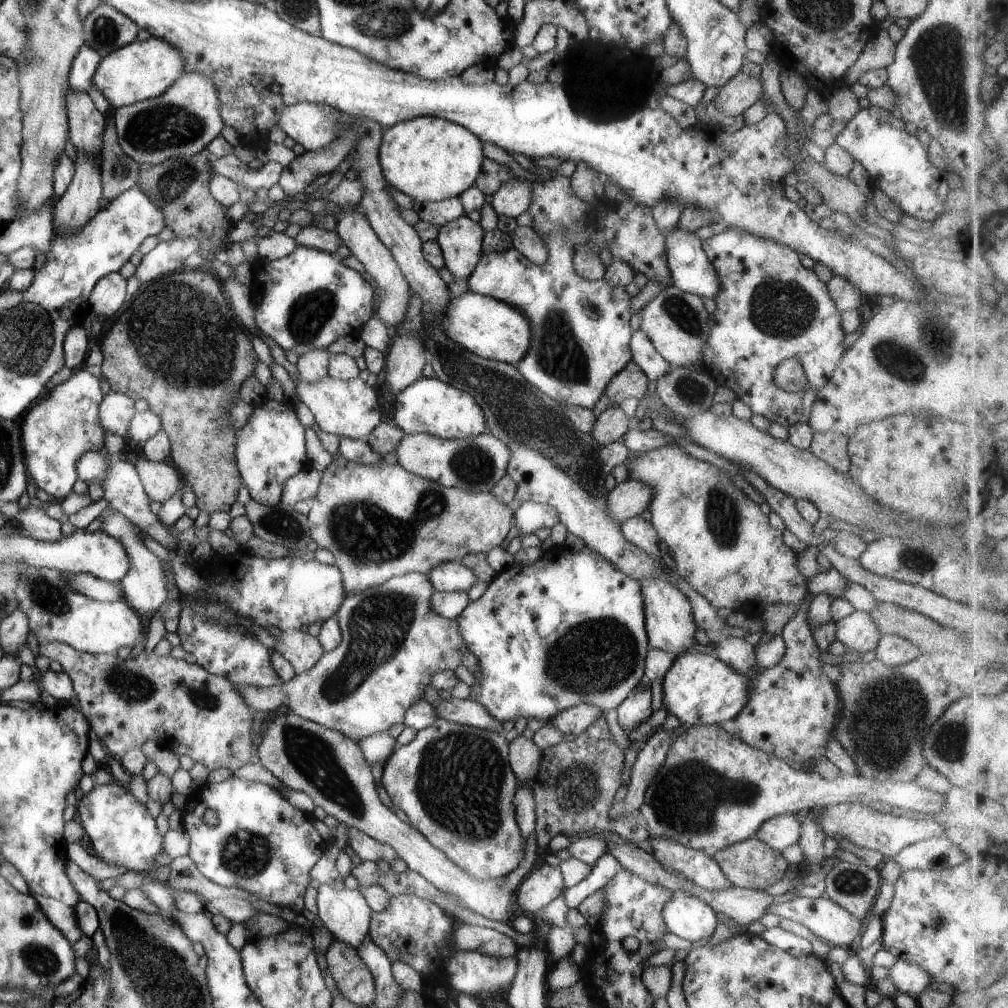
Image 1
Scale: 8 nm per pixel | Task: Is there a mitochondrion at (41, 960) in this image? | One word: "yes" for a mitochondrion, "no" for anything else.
yes

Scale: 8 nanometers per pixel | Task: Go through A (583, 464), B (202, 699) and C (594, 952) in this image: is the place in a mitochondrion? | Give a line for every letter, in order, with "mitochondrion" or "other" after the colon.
A: mitochondrion
B: mitochondrion
C: other

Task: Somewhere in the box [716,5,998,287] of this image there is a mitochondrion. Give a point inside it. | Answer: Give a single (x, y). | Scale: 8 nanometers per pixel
(938, 56)

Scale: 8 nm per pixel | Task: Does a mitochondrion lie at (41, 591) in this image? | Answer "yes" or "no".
yes

